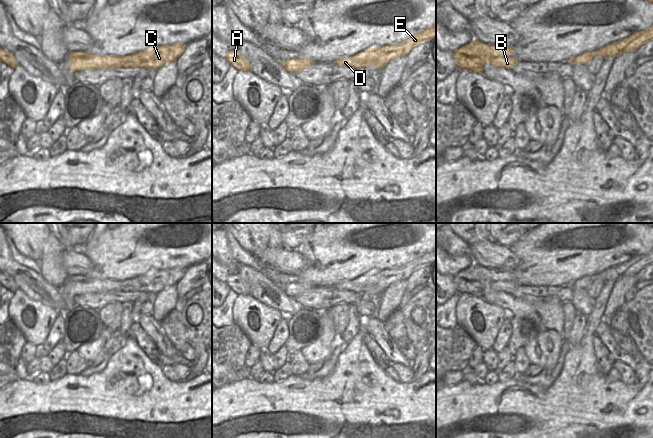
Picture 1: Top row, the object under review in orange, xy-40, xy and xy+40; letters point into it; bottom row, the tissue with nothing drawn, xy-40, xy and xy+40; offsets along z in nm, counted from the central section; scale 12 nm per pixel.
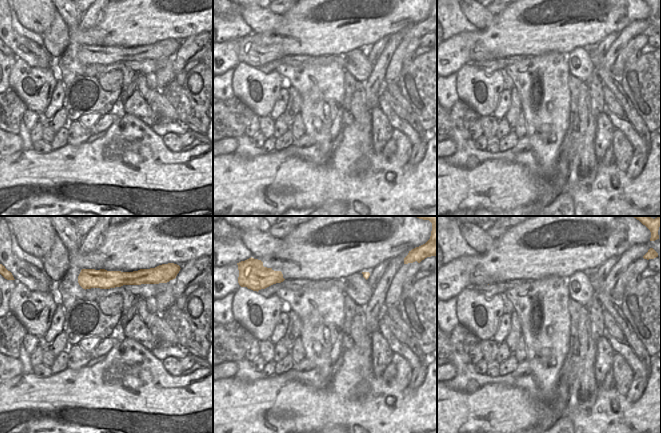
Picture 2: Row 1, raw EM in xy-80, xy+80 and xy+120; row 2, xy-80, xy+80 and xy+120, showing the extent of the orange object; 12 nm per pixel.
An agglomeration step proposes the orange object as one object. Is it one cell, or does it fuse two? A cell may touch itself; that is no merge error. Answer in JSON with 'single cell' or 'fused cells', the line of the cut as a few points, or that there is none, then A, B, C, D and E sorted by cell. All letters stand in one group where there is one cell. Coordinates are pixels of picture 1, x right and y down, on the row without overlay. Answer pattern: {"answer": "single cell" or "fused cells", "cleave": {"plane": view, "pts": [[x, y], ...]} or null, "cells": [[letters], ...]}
{"answer": "single cell", "cleave": null, "cells": [["A", "B", "C", "D", "E"]]}

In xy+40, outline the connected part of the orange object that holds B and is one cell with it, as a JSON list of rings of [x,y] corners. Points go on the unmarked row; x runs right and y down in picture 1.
[[[474,263],[454,275],[453,282],[460,294],[470,294],[482,298],[485,287],[511,294],[518,287],[516,281],[508,281],[512,278],[514,278],[513,272],[492,270]]]

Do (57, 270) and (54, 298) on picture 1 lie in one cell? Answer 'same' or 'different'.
different

